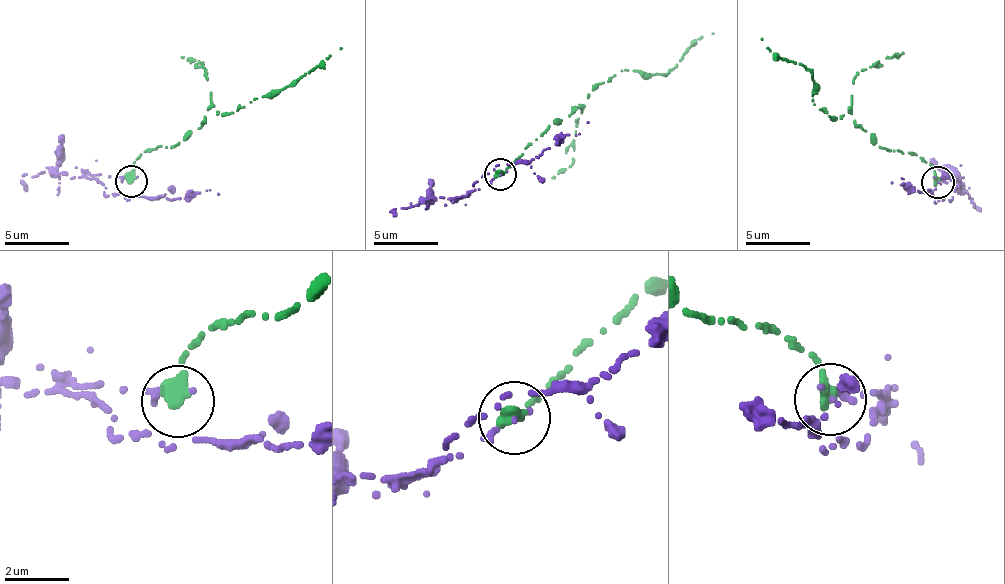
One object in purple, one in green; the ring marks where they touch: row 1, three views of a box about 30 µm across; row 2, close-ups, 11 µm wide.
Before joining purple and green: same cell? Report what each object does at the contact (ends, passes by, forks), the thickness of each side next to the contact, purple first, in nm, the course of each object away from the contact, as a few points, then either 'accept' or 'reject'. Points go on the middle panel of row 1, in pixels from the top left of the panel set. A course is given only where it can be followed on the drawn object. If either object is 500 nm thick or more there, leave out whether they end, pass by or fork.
purple ends | green ends | 150/480 nm | purple via (501, 175), (472, 191), (472, 184), (495, 169), (530, 163), (546, 149), (578, 134), (588, 123) | green via (498, 175), (550, 126), (582, 104), (614, 73), (624, 69), (666, 74), (676, 66), (692, 42), (714, 34) | reject

